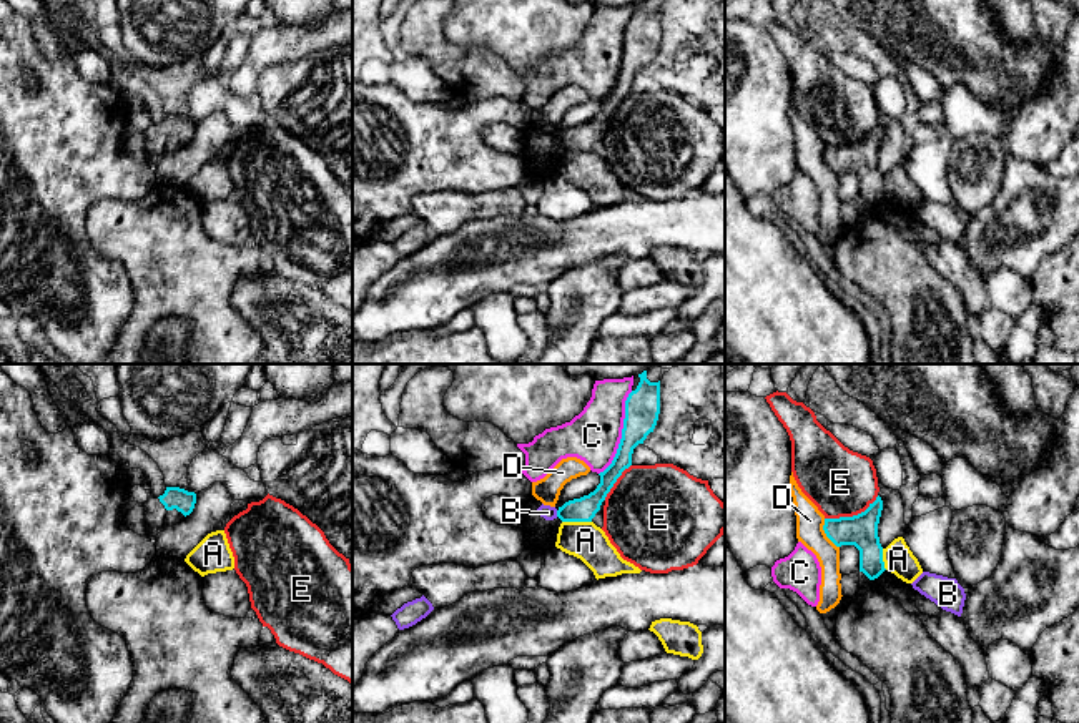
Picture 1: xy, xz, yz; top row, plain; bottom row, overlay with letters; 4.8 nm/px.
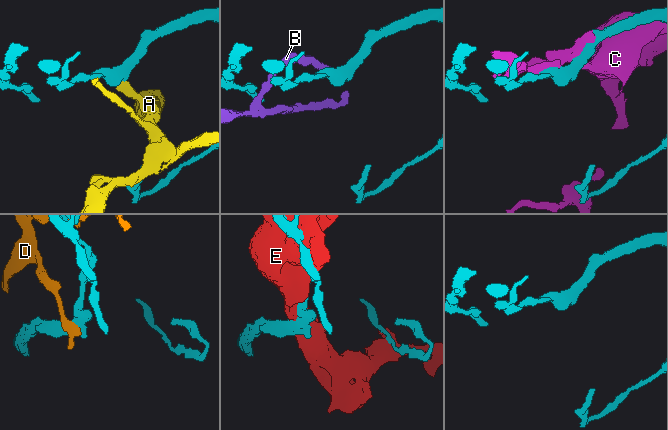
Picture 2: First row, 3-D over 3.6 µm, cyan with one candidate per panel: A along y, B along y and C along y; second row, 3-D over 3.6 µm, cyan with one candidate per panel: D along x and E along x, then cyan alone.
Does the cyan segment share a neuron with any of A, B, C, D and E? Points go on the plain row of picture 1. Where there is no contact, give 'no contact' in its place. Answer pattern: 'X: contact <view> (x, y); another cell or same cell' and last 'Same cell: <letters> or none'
A: contact xz (577, 148); another cell
B: contact xz (557, 142); another cell
C: contact xz (622, 60); another cell
D: contact yz (825, 160); another cell
E: contact yz (853, 143); another cell
Same cell: none

